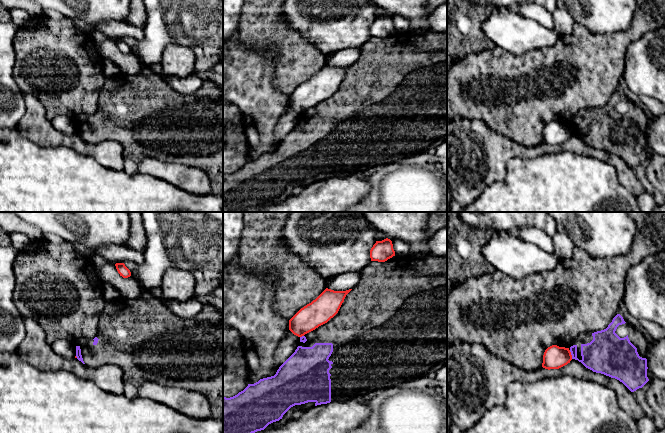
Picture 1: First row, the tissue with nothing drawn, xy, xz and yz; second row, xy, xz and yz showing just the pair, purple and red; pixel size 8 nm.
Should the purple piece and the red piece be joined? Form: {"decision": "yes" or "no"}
{"decision": "no"}

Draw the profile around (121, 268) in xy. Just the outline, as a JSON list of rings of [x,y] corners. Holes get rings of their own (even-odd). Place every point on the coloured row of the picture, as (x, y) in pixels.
[[[116,263],[115,266],[116,266],[118,273],[123,278],[128,278],[131,276],[130,270],[125,266],[124,263]]]

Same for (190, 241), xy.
[[[142,212],[142,220],[147,237],[143,252],[145,261],[142,264],[124,263],[142,290],[160,287],[164,273],[171,268],[223,272],[223,212]]]

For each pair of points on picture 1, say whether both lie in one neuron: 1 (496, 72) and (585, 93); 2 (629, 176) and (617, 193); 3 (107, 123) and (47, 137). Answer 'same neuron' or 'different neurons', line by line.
1: same neuron
2: different neurons
3: different neurons

